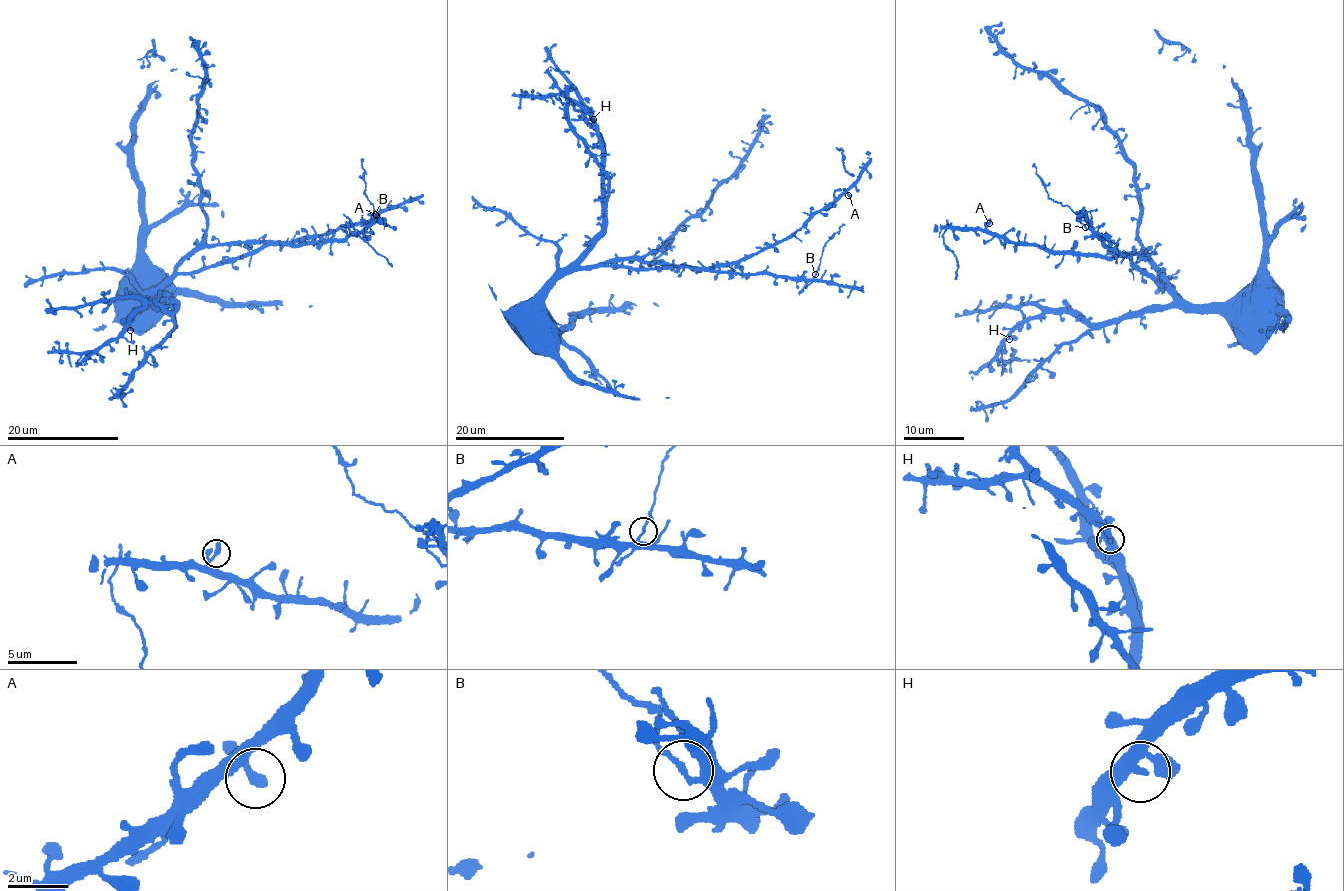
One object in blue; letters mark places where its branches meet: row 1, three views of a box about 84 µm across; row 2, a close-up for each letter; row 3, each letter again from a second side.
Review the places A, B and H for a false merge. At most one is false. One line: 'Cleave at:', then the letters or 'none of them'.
Cleave at: B

